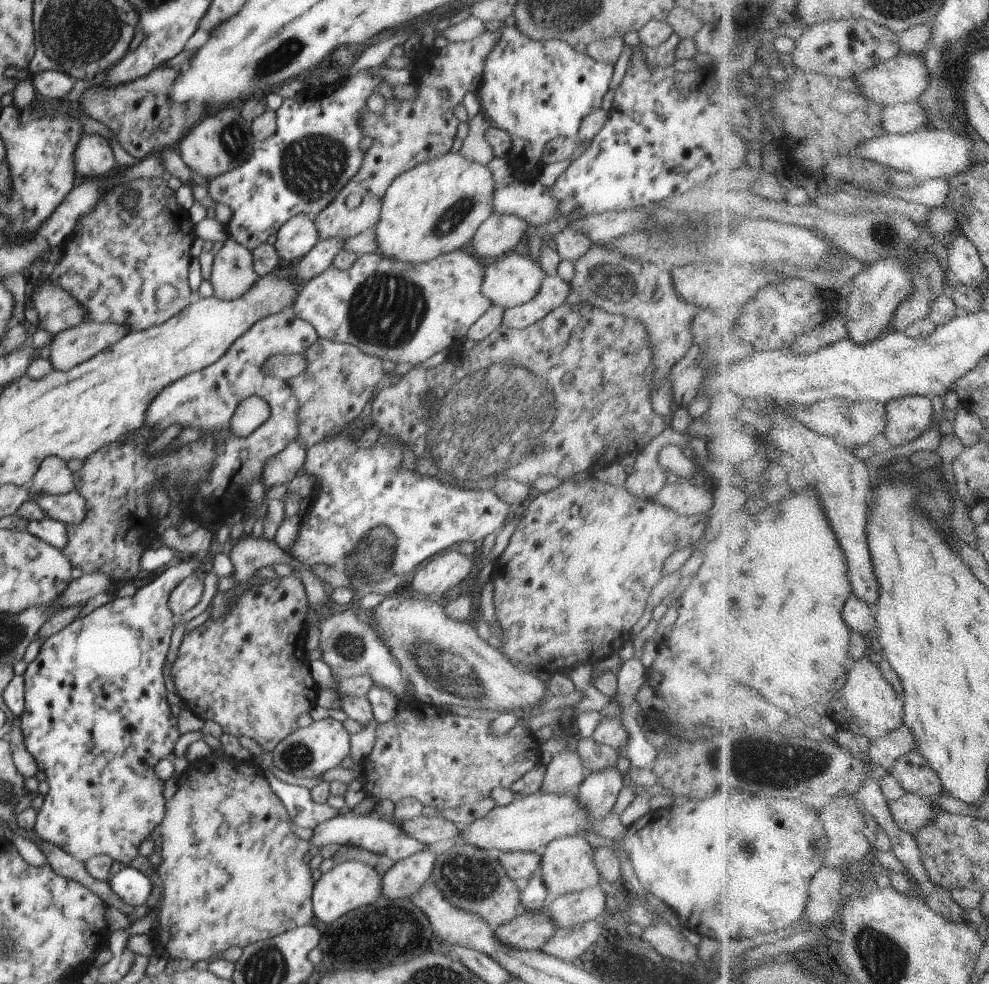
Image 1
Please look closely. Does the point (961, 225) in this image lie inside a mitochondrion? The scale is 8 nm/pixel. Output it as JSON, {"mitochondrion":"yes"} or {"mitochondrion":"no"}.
{"mitochondrion":"no"}

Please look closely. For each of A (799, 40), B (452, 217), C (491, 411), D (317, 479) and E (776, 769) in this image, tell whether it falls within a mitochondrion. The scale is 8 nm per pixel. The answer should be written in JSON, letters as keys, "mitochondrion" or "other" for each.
{"A":"other","B":"mitochondrion","C":"mitochondrion","D":"other","E":"mitochondrion"}

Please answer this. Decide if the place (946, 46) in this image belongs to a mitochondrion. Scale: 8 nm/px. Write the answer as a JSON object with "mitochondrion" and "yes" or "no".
{"mitochondrion":"yes"}

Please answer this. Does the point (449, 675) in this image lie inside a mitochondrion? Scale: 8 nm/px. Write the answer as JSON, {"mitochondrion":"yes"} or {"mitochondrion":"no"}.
{"mitochondrion":"yes"}

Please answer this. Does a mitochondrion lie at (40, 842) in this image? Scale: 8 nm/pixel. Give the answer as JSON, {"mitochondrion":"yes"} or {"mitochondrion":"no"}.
{"mitochondrion":"no"}

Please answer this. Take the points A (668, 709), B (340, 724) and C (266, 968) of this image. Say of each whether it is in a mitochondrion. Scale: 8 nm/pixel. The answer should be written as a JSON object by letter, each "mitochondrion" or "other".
{"A":"other","B":"other","C":"mitochondrion"}

